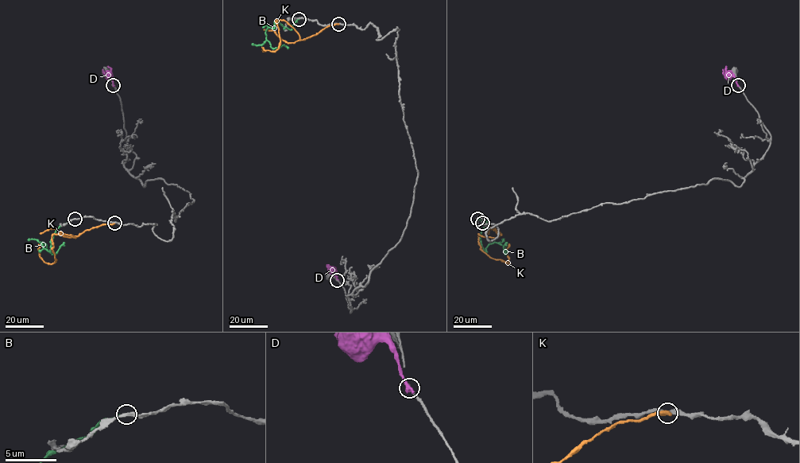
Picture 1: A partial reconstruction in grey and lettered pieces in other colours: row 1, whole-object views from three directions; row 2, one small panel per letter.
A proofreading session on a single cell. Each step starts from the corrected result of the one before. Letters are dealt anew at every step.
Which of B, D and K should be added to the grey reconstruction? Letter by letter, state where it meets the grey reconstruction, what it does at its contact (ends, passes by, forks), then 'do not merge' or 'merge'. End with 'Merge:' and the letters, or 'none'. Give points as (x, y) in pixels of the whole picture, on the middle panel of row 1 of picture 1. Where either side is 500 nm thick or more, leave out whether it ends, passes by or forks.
B: (299, 19) | it ends | do not merge
D: (337, 280) | it ends | do not merge
K: (338, 24) | do not merge
Merge: none

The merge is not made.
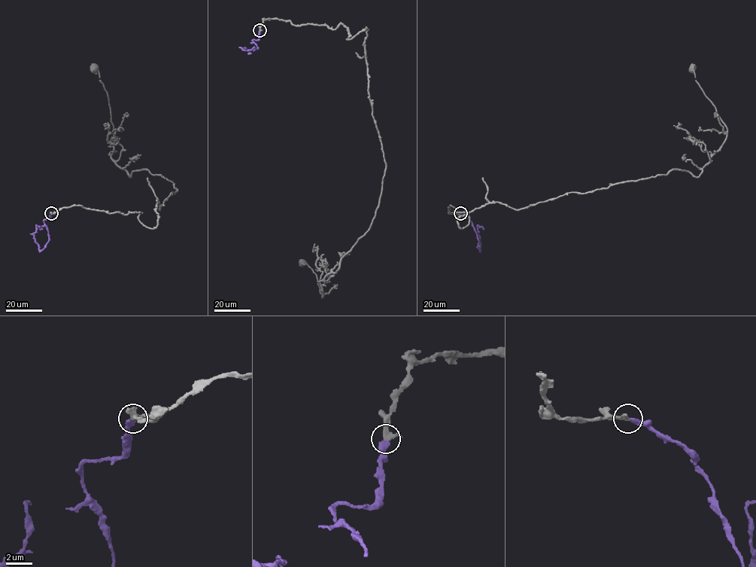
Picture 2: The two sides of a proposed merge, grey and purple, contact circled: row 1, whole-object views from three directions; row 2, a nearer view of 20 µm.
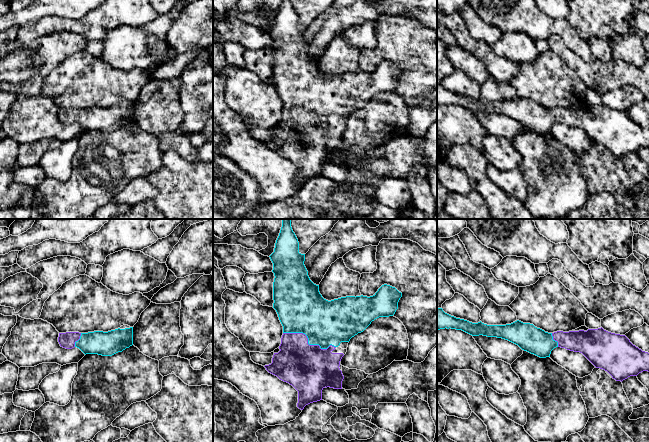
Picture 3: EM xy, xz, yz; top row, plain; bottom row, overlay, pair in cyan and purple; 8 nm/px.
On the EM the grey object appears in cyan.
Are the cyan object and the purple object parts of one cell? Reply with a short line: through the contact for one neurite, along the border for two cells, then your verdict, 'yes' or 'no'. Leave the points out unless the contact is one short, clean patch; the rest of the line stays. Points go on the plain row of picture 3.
line xz (325, 99), (308, 118), (308, 144); yes

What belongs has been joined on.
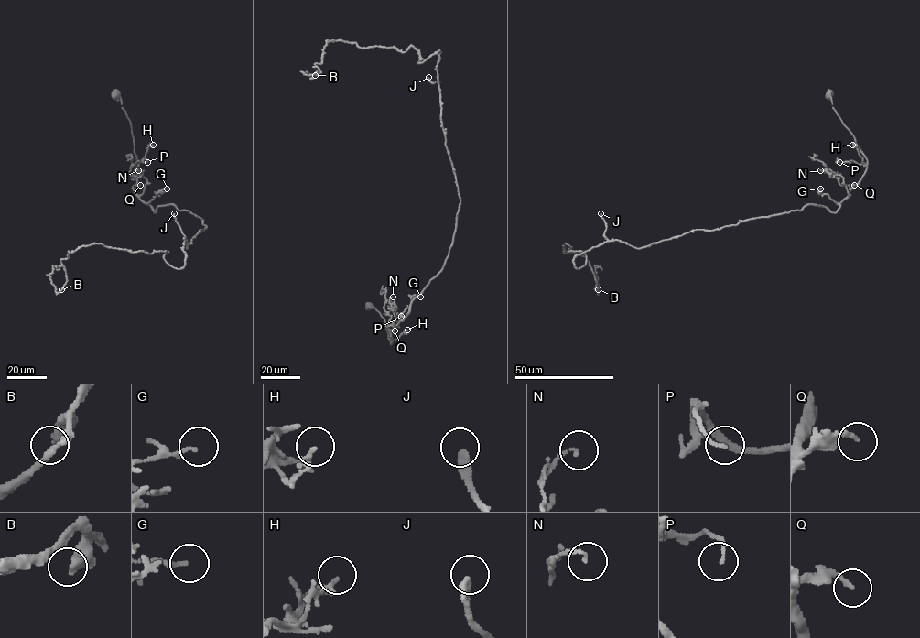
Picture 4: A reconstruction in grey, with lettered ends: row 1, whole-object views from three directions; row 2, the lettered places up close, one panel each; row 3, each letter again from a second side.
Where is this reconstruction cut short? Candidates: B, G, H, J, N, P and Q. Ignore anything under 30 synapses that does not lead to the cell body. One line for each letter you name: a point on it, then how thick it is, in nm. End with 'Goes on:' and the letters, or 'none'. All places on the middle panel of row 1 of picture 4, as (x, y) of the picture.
J: place (428, 77); calibre 300 nm
Goes on: J

